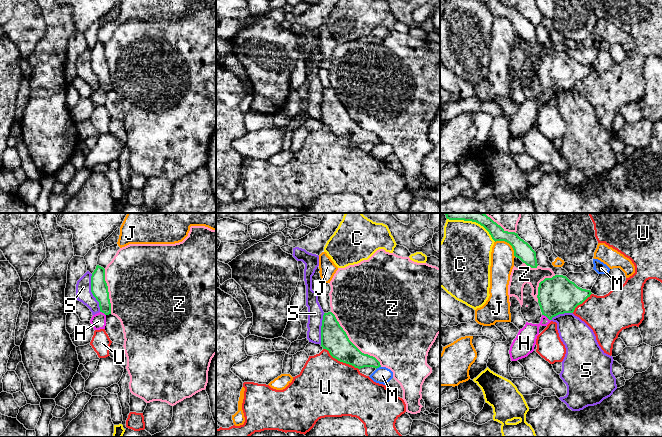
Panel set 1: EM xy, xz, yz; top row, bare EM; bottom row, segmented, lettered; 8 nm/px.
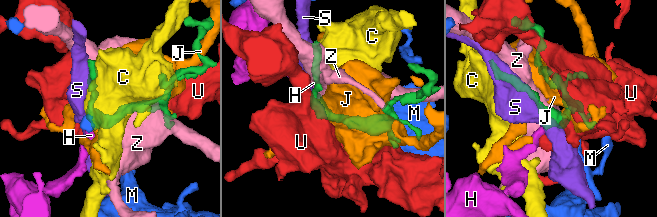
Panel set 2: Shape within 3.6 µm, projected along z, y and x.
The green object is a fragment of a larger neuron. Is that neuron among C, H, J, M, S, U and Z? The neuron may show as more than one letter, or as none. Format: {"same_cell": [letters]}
{"same_cell": ["H"]}

